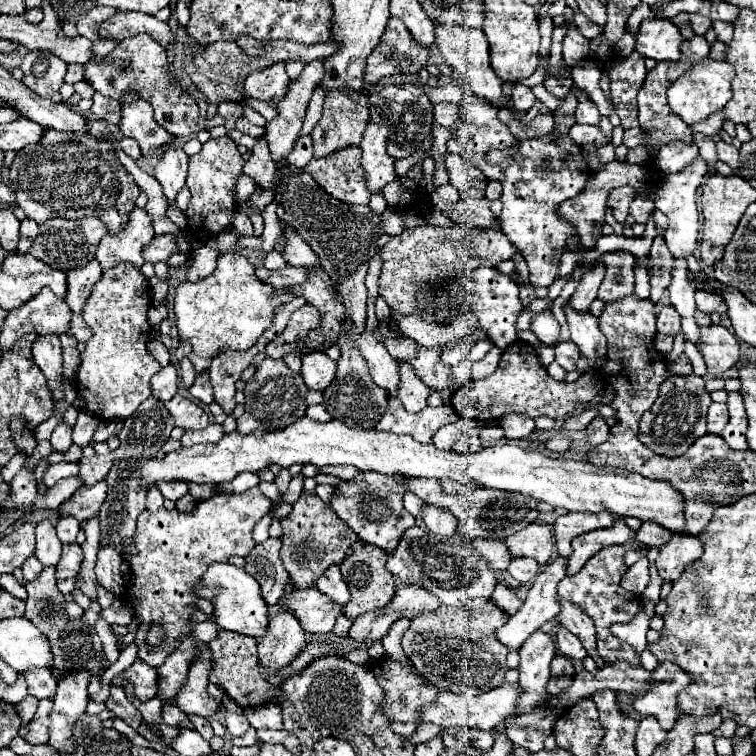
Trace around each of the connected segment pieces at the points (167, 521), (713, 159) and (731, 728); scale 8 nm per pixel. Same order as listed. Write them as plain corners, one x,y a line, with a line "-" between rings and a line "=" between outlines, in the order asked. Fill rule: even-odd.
250,488
246,492
216,492
208,500
196,502
194,510
166,510
160,508
156,512
144,510
138,516
136,536
126,540
126,546
136,548
136,554
124,554
124,560
130,566
132,582
124,590
124,600
134,612
134,620
138,622
134,644
138,646
138,658
154,668
164,664
172,652
178,650
182,640
186,640
192,630
192,614
198,610
194,602
198,596
190,586
202,578
206,568
212,562
228,562
230,556
248,556
256,546
252,540
254,524
268,512
270,500
258,490
-
152,622
160,622
166,628
164,646
158,648
158,656
144,644
146,628
=
694,134
694,142
700,148
700,156
708,166
710,174
716,174
716,162
718,162
718,154
716,154
716,144
710,136
706,134
=
724,720
712,734
714,734
716,738
732,738
734,732
736,732
736,728
738,728
738,724
736,724
734,720

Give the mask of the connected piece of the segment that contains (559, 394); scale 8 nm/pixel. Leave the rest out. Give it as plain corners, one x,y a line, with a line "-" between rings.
516,340
504,350
498,370
494,374
482,380
468,380
462,388
454,392
452,406
458,416
480,422
498,420
508,412
520,412
530,418
548,416
554,420
562,420
576,410
576,400
588,402
600,390
602,390
602,378
598,372
586,372
572,384
554,382
542,368
536,350
530,344

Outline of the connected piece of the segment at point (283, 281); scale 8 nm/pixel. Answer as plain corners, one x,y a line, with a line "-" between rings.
286,266
284,270
266,270
266,268
258,268
256,276
262,282
268,282
272,286
296,286
306,282
308,278
308,270
306,268
294,268
294,266

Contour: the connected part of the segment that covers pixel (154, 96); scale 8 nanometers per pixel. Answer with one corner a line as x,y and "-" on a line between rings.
138,34
134,38
126,38
118,42
114,52
110,52
106,58
96,58
94,62
86,64
86,80
92,84
94,90
98,90
104,96
110,96
114,100
120,100
124,92
136,90
144,100
148,100
154,108
154,120
166,128
172,136
190,136
196,128
198,120
198,106
192,96
186,96
186,92
180,90
180,86
170,84
166,78
166,50
154,42
148,34

